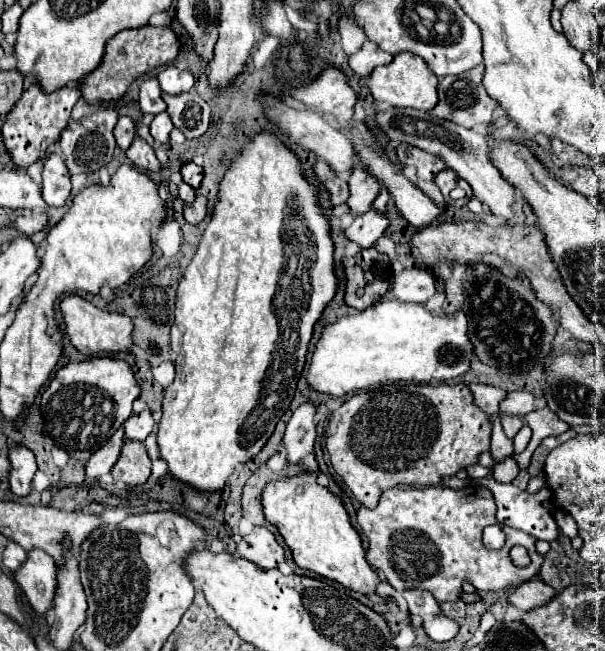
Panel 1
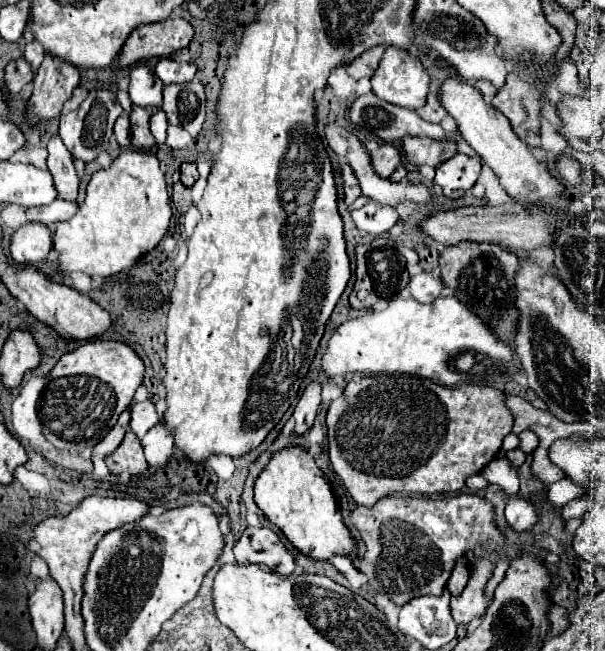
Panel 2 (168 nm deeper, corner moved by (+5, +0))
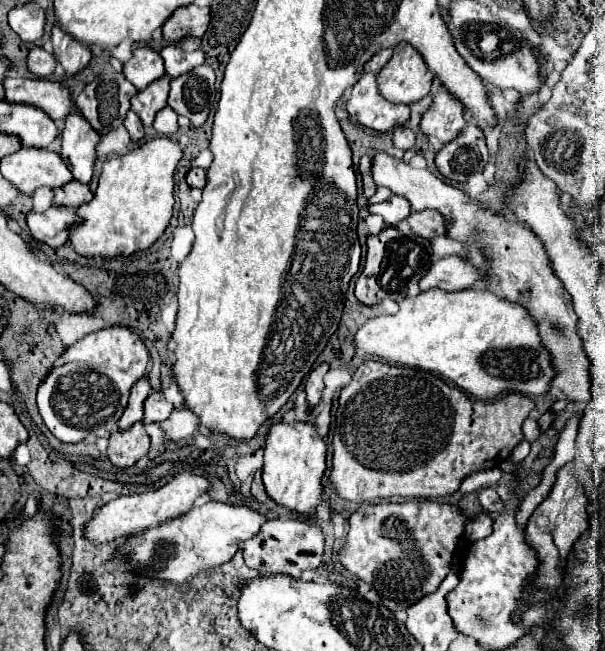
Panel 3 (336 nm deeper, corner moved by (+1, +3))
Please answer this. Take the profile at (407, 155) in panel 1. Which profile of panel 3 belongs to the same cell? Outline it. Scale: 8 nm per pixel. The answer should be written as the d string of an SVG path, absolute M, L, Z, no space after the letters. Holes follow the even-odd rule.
M439 88L439 92L433 96L433 106L423 116L419 128L427 138L435 138L441 144L447 144L455 140L465 126L463 120L463 106L461 102L453 100L453 96Z

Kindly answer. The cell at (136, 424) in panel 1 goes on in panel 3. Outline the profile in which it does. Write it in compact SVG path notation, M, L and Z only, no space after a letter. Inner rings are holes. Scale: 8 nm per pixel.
M151 392L149 398L145 400L145 418L143 418L143 424L163 422L165 418L169 418L171 410L173 410L173 404L167 402L161 392Z

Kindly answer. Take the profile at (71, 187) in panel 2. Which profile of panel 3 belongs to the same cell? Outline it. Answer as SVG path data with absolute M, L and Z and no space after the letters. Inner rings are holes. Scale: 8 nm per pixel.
M77 114L65 118L65 128L61 134L61 158L71 170L73 178L81 184L89 184L95 162L95 146L99 144L99 134L91 132L91 126Z

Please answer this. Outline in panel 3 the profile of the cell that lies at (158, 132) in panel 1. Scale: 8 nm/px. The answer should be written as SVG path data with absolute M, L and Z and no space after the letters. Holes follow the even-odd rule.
M169 106L163 108L161 112L157 112L153 128L155 128L159 134L163 134L163 136L175 134L175 132L177 132L177 114L175 114Z

